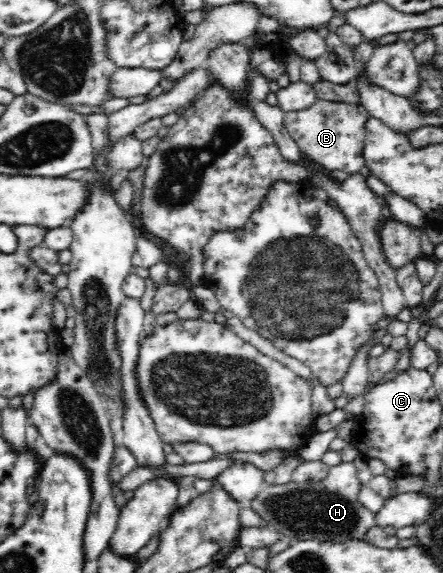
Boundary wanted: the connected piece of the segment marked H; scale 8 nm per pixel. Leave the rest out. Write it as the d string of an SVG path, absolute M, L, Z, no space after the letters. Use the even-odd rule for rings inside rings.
M342 462L336 466L330 466L328 475L322 482L299 482L282 486L271 486L264 484L261 493L257 494L249 502L249 506L257 511L265 519L266 524L271 528L299 541L320 541L343 542L346 540L363 539L364 534L376 525L375 513L365 508L358 500L357 495L361 490L362 484L357 479L357 469L352 462Z

